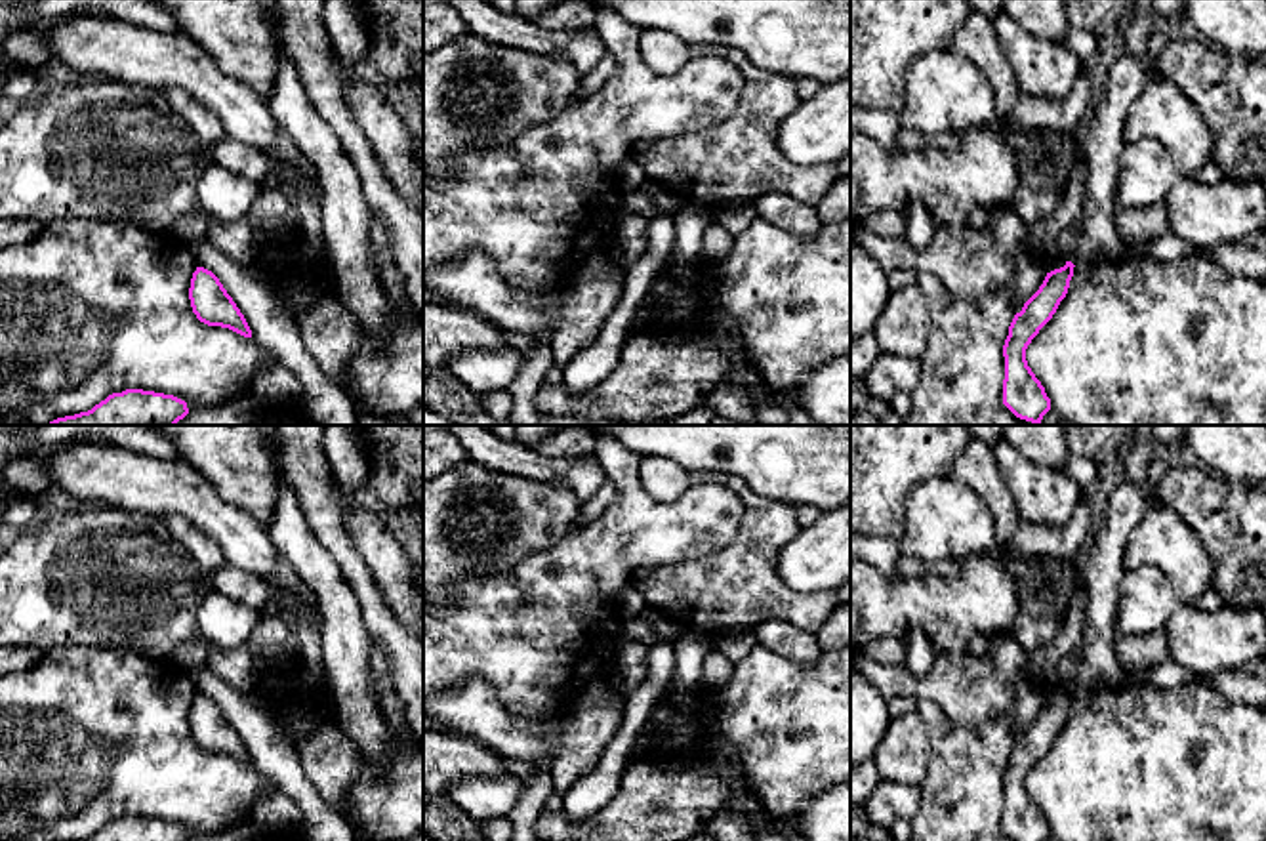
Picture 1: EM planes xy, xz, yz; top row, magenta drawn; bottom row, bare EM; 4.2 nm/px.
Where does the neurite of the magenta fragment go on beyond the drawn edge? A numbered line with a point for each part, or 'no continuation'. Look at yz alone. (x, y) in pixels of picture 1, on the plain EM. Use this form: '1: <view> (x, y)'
1: yz (1097, 662)

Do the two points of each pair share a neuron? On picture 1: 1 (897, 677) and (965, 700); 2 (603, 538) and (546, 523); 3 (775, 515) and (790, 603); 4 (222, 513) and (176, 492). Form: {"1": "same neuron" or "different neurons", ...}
{"1": "same neuron", "2": "different neurons", "3": "same neuron", "4": "same neuron"}

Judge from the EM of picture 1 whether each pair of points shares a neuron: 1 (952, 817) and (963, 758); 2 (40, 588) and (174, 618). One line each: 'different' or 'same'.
1: same
2: same

